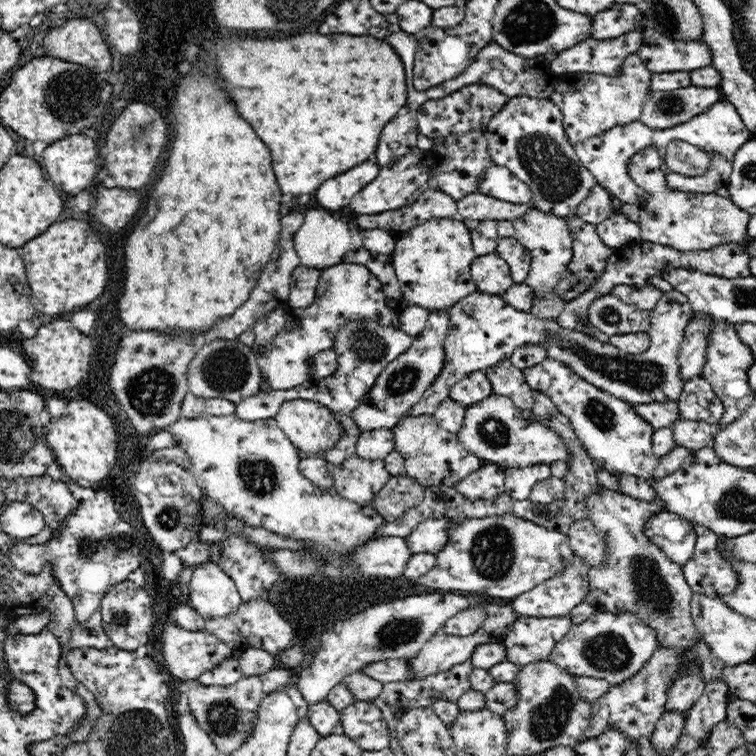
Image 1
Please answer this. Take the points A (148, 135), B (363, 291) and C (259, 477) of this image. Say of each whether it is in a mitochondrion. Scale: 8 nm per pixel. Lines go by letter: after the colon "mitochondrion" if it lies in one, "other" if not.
A: mitochondrion
B: other
C: mitochondrion

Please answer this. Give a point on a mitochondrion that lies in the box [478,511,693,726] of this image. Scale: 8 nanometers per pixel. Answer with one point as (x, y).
(649, 587)

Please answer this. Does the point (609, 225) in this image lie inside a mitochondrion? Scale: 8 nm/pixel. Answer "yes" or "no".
no

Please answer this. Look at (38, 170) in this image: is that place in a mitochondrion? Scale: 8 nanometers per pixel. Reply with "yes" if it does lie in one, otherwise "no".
no

